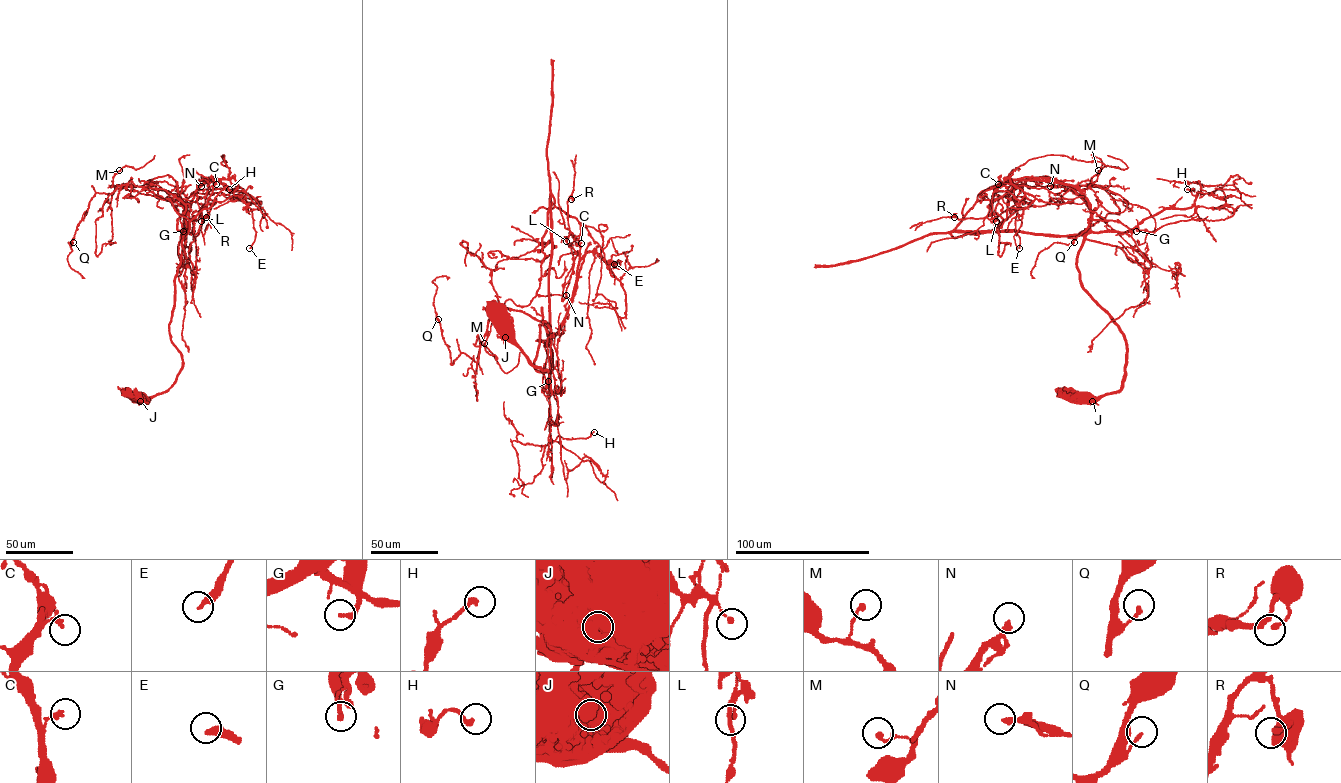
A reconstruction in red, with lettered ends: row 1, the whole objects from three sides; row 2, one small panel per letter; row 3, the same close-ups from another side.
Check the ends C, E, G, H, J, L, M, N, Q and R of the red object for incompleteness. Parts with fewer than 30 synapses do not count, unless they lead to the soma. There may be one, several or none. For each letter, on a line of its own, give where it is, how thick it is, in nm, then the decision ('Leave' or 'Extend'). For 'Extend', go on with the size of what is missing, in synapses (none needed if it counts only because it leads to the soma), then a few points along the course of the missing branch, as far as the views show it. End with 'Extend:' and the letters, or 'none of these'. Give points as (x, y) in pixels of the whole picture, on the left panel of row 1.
C: Place: (216, 184). Thickness 200 nm. Leave
E: Place: (249, 248). Thickness 360 nm. Extend. Roughly 50 synapses. Course of what is missing: (249, 248), (239, 269), (213, 294), (212, 306), (212, 300)
G: Place: (183, 231). Thickness 240 nm. Extend. Roughly 35 synapses. Course of what is missing: (183, 231), (180, 245), (185, 253)
H: Place: (229, 189). Thickness 240 nm. Leave
J: Place: (140, 401). Thickness 200 nm. Leave
L: Place: (201, 221). Thickness 160 nm. Leave
M: Place: (119, 170). Thickness 190 nm. Leave
N: Place: (201, 186). Thickness 280 nm. Leave
Q: Place: (73, 242). Thickness 150 nm. Leave
R: Place: (206, 217). Thickness 190 nm. Leave
Extend: E, G

